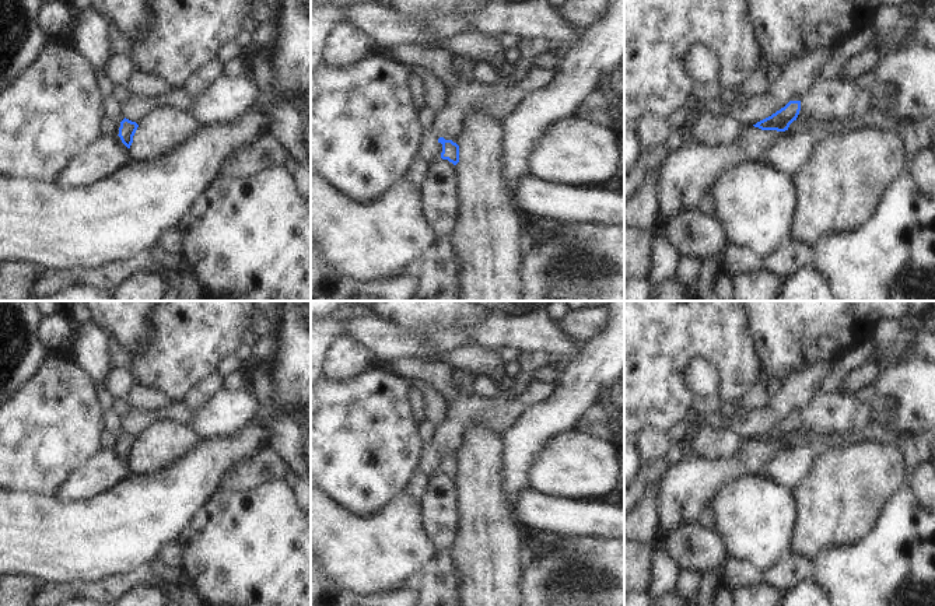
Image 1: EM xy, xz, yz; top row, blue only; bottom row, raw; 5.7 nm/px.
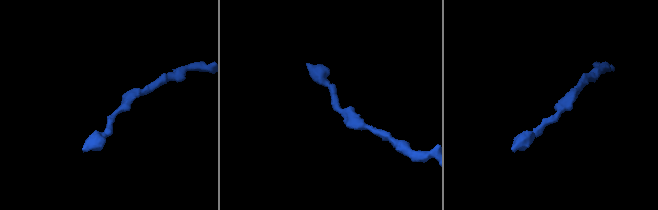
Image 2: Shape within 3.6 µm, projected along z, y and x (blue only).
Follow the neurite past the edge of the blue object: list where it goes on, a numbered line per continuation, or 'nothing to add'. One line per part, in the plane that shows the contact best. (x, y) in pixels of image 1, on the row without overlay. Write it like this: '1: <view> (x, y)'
nothing to add

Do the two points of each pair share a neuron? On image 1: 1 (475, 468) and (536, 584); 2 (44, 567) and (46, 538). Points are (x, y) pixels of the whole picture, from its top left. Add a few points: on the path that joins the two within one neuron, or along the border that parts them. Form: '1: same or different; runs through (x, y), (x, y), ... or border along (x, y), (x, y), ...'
1: different; border along (526, 560), (522, 591)
2: same; runs through (46, 560), (46, 545)

